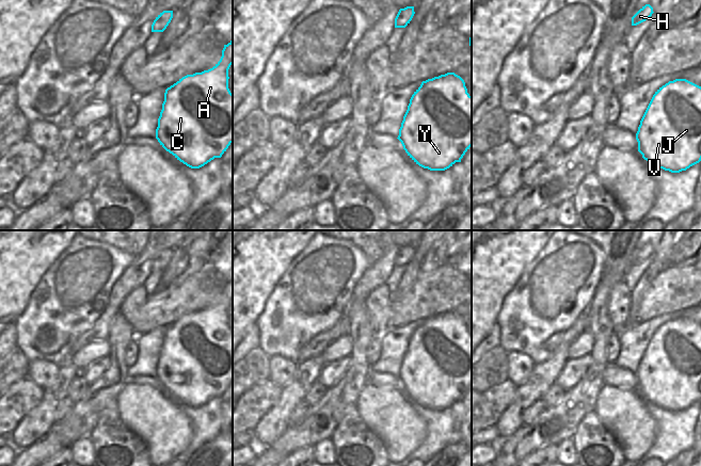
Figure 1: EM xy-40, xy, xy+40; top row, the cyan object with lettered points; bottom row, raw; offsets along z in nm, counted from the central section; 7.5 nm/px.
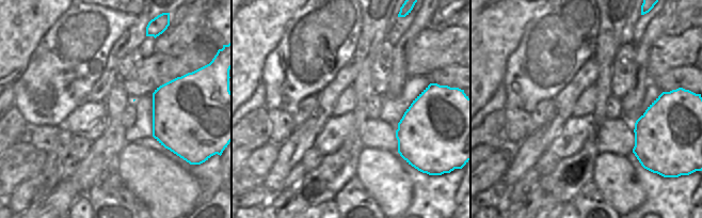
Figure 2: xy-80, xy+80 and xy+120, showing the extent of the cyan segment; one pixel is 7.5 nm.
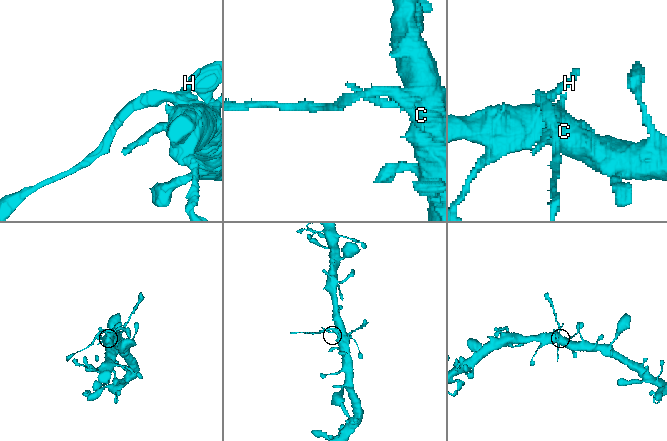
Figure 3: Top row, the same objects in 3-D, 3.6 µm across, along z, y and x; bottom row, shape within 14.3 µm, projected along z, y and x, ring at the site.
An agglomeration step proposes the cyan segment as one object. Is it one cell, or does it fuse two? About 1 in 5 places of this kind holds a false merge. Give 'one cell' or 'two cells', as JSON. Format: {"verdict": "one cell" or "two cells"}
{"verdict": "one cell"}

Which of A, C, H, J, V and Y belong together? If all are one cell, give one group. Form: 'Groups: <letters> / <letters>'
Groups: A C H J V Y

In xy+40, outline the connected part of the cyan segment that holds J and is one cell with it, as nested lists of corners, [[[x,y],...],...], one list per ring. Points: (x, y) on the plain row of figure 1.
[[[675,318],[653,334],[636,372],[638,390],[658,407],[686,409],[701,400],[701,325]]]

